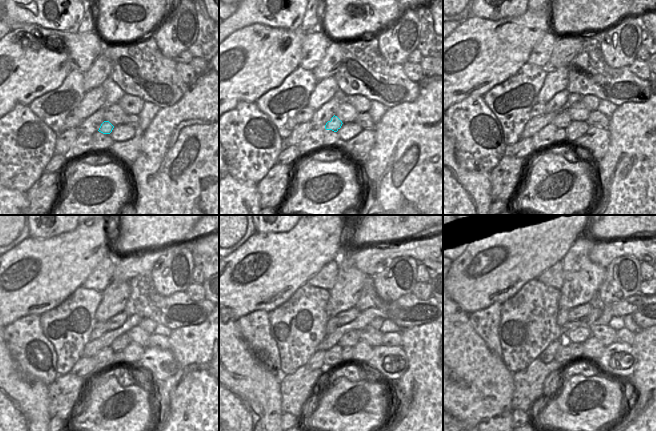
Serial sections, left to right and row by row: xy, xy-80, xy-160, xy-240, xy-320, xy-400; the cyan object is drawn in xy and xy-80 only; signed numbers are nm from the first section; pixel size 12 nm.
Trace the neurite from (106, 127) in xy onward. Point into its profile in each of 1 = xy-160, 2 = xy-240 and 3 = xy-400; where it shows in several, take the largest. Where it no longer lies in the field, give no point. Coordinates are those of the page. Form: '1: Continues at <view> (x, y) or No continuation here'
1: Continues at xy-160 (562, 120)
2: Continues at xy-240 (120, 343)
3: Continues at xy-400 (580, 335).

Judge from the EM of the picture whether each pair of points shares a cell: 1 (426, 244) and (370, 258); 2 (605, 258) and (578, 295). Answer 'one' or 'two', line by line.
1: one
2: two

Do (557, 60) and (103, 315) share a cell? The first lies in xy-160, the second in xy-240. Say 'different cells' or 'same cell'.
different cells

